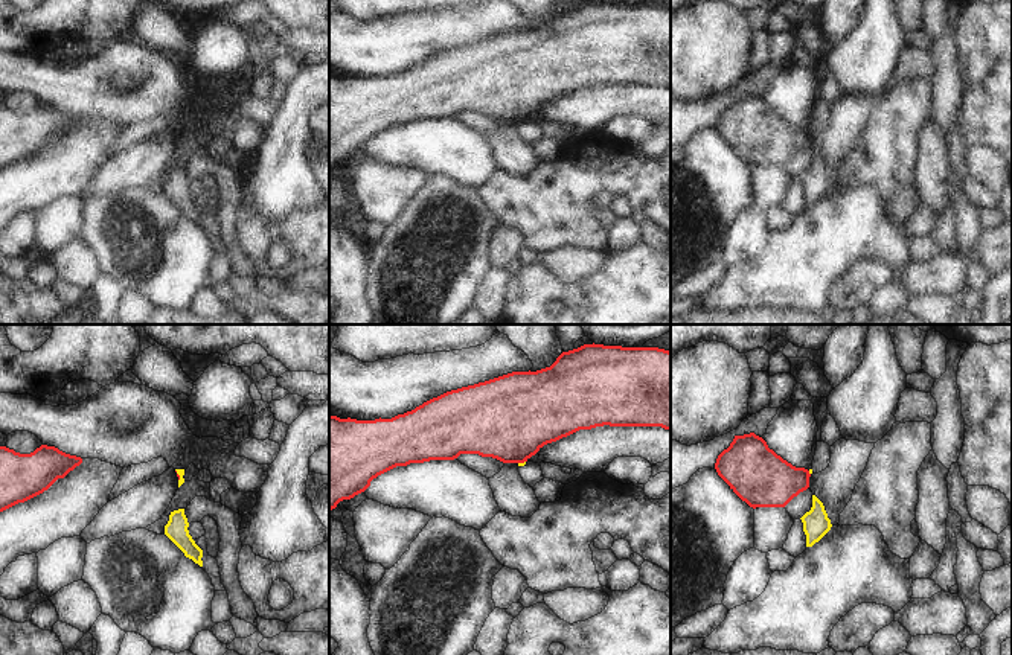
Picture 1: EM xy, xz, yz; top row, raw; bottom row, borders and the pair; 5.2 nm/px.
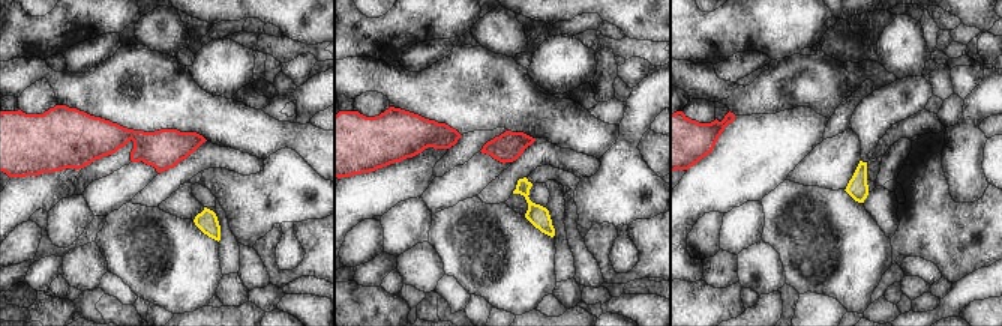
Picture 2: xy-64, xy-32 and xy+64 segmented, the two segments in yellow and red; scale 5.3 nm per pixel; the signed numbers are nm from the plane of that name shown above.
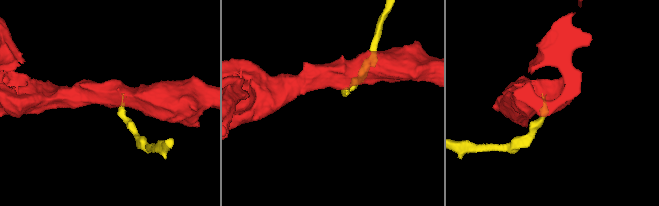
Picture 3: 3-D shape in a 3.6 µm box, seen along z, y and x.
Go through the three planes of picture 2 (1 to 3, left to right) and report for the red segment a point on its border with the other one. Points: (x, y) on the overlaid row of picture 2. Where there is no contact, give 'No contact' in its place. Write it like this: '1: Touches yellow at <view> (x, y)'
1: No contact
2: No contact
3: No contact.

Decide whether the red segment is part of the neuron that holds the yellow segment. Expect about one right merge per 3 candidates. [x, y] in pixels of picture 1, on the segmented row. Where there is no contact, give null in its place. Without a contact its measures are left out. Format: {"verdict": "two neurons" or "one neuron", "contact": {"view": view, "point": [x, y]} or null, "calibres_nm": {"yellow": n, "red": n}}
{"verdict": "two neurons", "contact": {"view": "xy", "point": [179, 474]}, "calibres_nm": {"yellow": 40, "red": 20}}

